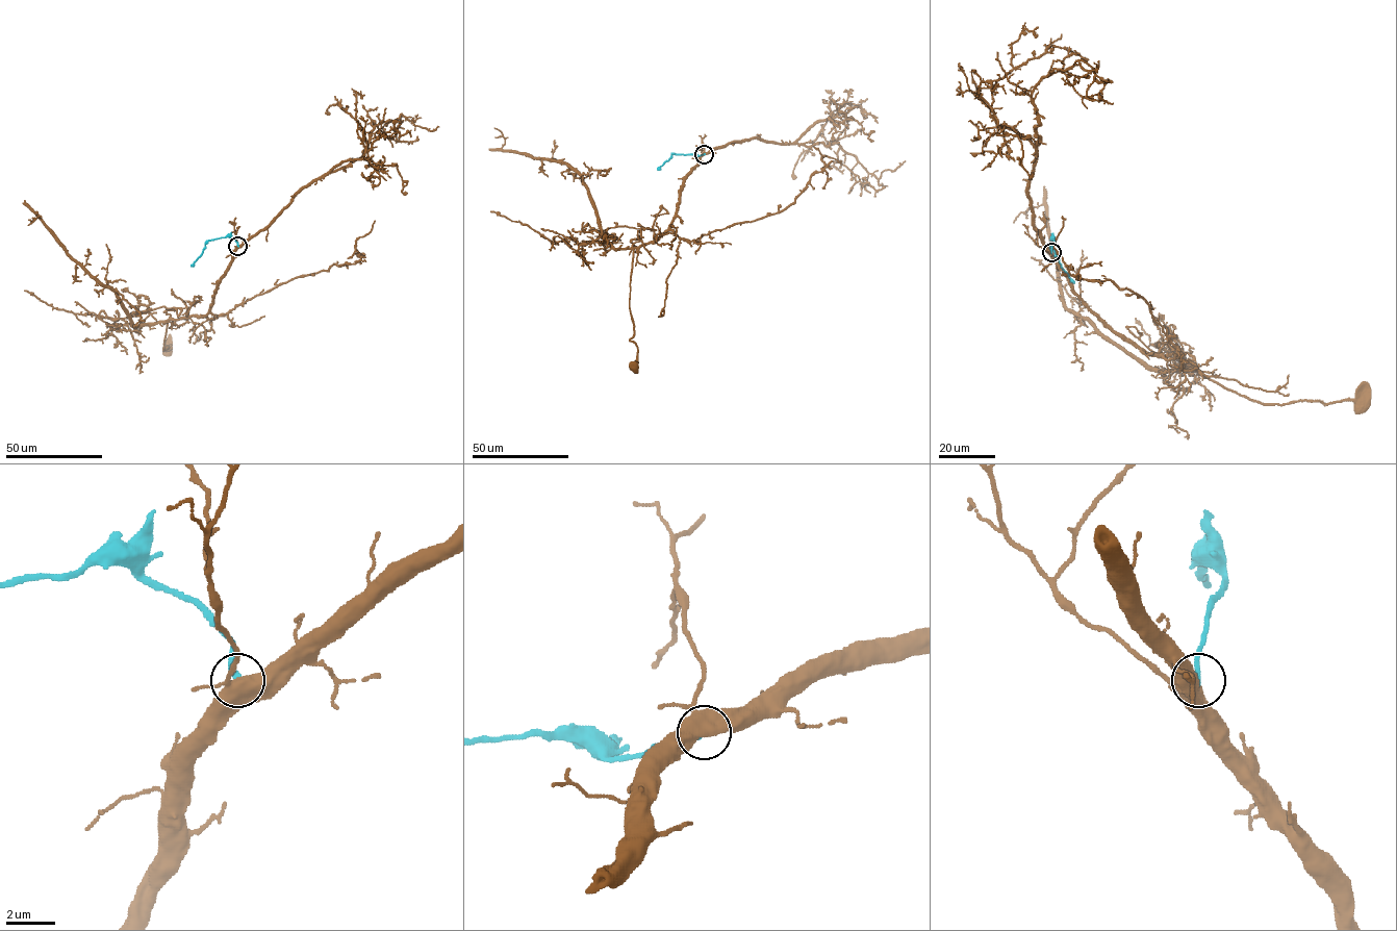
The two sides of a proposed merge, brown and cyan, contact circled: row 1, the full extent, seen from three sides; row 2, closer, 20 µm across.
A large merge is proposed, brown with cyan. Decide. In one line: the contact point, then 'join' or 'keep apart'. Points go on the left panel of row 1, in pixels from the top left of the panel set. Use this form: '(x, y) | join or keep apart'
(237, 246) | keep apart

